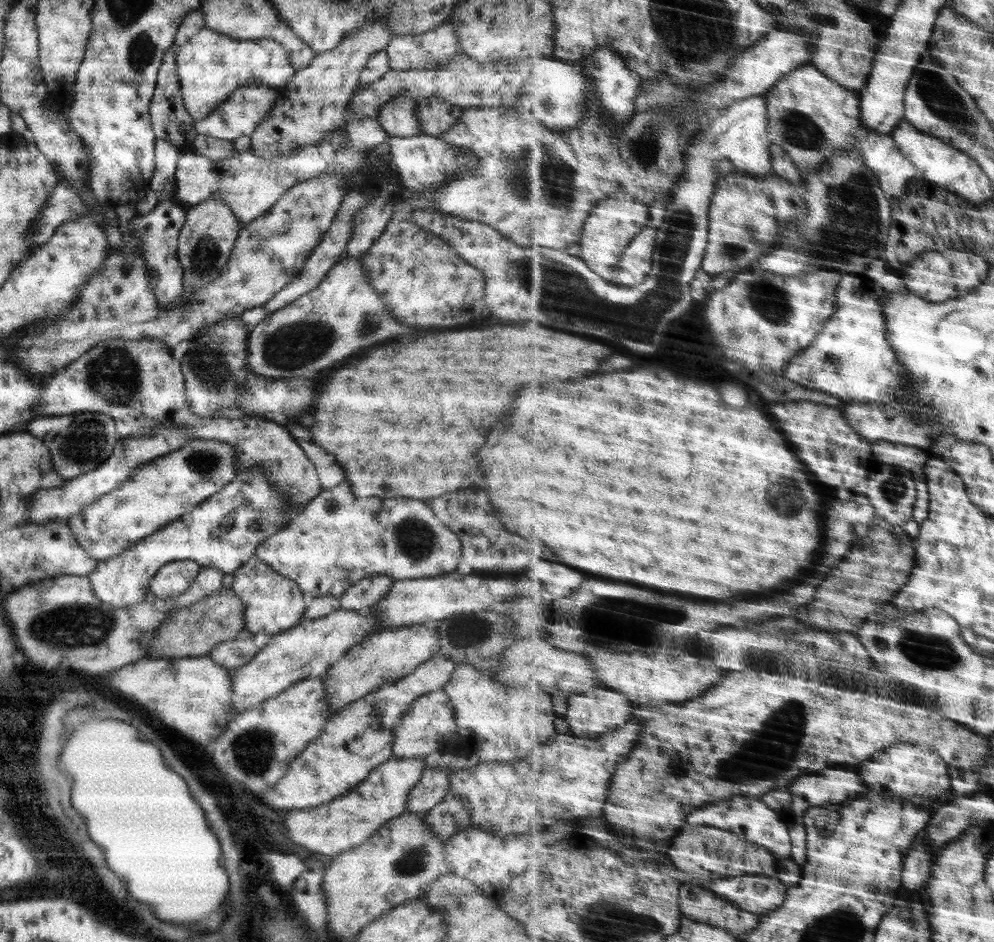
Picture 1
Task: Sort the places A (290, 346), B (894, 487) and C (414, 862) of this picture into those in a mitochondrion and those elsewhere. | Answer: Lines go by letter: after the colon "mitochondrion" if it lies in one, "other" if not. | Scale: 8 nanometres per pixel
A: mitochondrion
B: mitochondrion
C: mitochondrion

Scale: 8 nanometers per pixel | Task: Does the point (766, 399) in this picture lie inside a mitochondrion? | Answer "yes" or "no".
no

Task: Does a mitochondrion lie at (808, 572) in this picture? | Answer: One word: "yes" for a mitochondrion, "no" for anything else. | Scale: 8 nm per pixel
no

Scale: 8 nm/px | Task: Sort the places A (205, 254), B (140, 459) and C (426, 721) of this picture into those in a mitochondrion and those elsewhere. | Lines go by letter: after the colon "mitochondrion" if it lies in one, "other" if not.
A: mitochondrion
B: other
C: other

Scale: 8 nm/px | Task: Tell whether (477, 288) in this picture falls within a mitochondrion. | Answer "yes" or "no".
no

